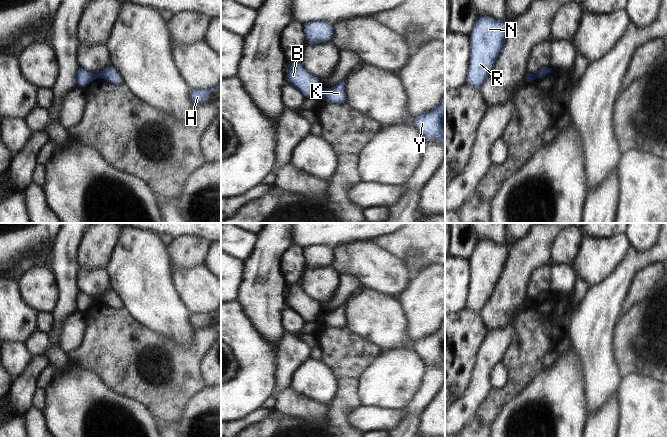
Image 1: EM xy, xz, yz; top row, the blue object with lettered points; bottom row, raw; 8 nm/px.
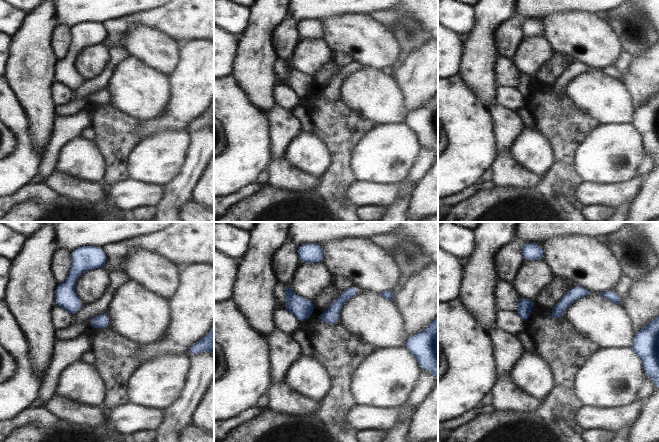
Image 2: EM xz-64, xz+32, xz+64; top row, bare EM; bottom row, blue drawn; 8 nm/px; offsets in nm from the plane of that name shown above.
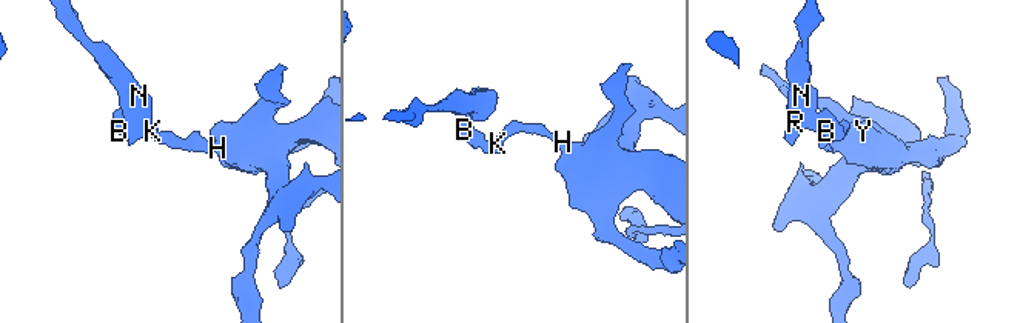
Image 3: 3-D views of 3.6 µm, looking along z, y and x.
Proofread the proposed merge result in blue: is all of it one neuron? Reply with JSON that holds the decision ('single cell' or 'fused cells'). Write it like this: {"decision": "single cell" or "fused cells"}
{"decision": "fused cells"}

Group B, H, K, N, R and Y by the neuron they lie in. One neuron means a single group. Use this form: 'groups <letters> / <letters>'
groups B N R / H K Y

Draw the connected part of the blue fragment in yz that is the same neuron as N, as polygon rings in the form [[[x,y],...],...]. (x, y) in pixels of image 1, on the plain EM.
[[[478,239],[470,257],[470,289],[466,308],[480,312],[490,299],[504,271],[510,248]]]

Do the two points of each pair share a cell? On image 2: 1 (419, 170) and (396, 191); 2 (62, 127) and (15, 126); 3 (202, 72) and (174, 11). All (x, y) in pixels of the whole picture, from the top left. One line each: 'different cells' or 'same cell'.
1: different cells
2: different cells
3: different cells

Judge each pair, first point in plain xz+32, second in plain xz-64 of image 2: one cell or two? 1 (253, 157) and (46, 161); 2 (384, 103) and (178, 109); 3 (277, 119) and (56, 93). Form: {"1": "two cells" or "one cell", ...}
{"1": "two cells", "2": "two cells", "3": "two cells"}

